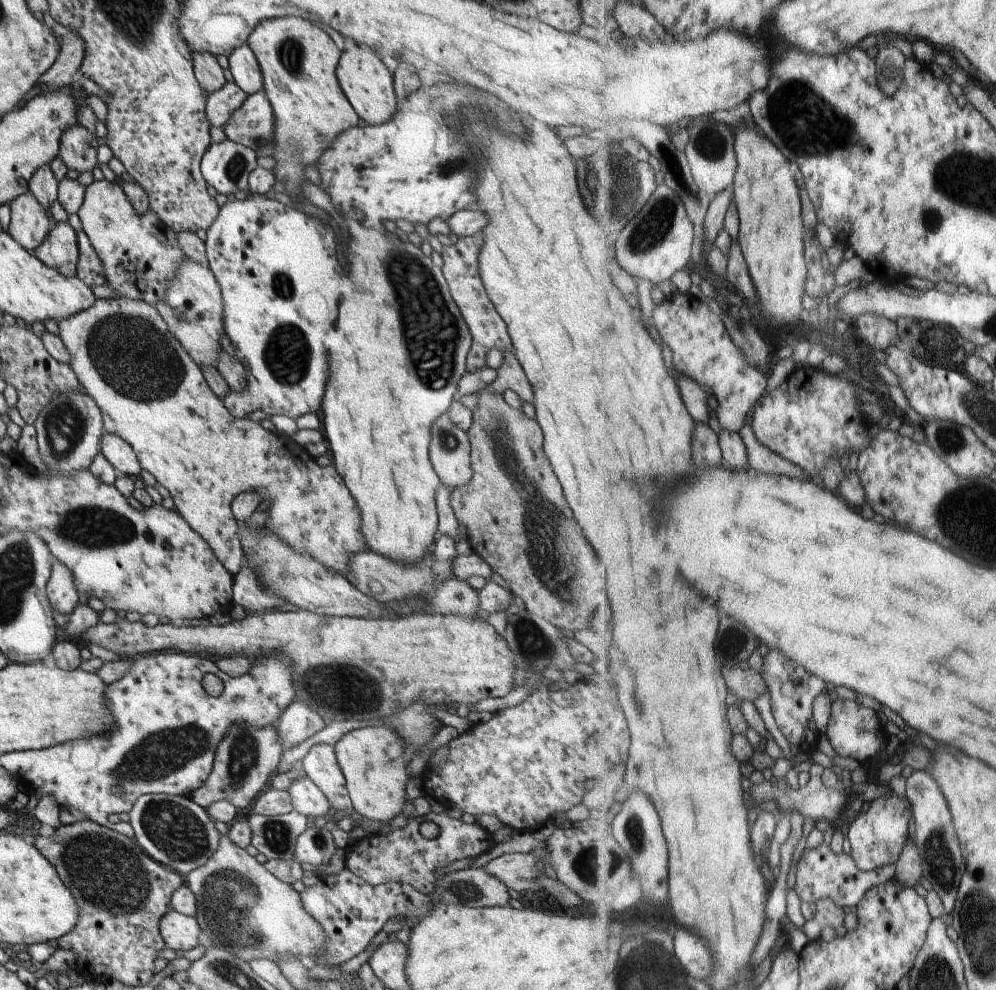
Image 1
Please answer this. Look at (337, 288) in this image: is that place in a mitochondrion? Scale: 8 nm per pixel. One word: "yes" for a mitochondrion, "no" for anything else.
no

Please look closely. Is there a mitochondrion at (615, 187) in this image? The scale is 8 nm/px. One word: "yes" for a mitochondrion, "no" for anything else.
yes

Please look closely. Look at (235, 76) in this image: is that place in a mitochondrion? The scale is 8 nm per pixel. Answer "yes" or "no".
no

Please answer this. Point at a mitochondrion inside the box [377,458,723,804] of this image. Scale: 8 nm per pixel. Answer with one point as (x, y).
(542, 519)

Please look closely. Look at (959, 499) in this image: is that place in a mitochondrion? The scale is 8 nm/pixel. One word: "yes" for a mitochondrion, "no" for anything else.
yes

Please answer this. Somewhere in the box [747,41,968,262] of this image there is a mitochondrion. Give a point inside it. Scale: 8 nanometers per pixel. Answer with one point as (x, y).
(802, 119)

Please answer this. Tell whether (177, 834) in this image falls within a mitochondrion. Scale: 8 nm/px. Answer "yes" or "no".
yes

